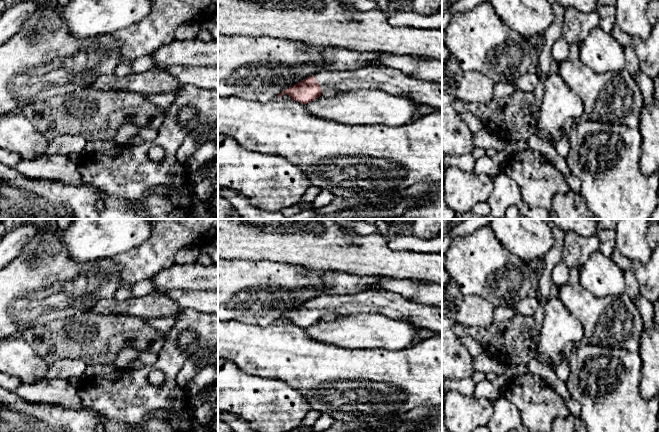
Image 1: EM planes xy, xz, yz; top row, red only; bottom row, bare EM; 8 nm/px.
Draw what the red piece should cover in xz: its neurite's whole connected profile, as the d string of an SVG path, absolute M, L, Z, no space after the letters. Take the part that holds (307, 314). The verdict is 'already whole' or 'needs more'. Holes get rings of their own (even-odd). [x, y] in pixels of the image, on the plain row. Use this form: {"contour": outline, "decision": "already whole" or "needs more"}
{"contour": "M369 290L369 291L352 293L349 295L340 295L340 296L324 293L321 296L316 297L315 299L309 300L301 304L299 307L295 308L294 310L283 314L280 318L278 318L277 321L278 323L280 323L280 320L282 318L287 318L291 321L291 324L297 325L304 329L320 321L321 317L328 313L336 313L338 316L347 316L347 315L359 314L359 313L379 313L389 318L406 320L417 328L420 328L420 329L427 328L439 334L442 334L442 308L437 306L418 304L412 301L409 301L400 295L396 295L393 292L375 291L375 290Z", "decision": "needs more"}

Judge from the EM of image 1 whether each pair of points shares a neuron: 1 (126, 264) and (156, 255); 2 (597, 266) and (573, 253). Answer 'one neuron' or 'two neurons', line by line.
1: one neuron
2: two neurons

